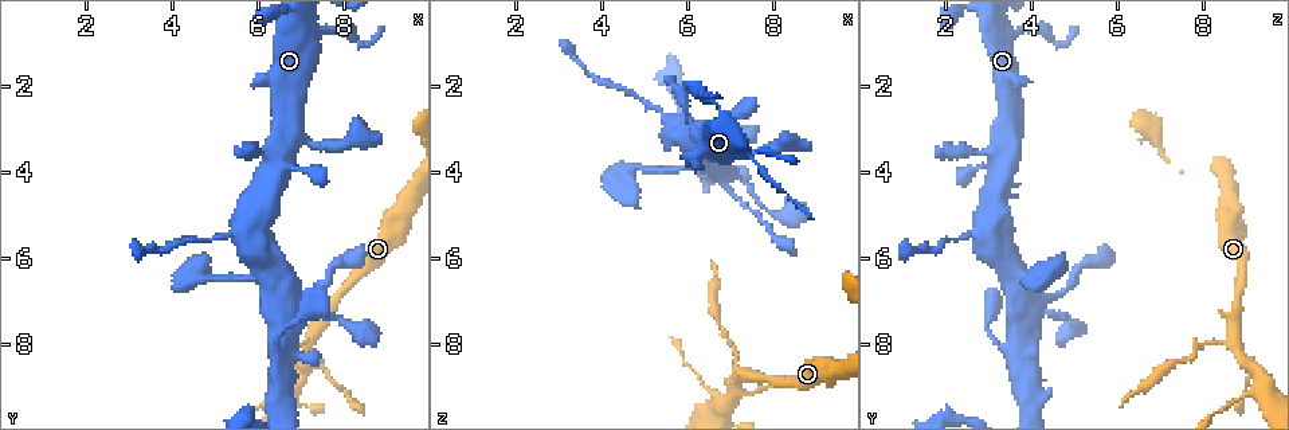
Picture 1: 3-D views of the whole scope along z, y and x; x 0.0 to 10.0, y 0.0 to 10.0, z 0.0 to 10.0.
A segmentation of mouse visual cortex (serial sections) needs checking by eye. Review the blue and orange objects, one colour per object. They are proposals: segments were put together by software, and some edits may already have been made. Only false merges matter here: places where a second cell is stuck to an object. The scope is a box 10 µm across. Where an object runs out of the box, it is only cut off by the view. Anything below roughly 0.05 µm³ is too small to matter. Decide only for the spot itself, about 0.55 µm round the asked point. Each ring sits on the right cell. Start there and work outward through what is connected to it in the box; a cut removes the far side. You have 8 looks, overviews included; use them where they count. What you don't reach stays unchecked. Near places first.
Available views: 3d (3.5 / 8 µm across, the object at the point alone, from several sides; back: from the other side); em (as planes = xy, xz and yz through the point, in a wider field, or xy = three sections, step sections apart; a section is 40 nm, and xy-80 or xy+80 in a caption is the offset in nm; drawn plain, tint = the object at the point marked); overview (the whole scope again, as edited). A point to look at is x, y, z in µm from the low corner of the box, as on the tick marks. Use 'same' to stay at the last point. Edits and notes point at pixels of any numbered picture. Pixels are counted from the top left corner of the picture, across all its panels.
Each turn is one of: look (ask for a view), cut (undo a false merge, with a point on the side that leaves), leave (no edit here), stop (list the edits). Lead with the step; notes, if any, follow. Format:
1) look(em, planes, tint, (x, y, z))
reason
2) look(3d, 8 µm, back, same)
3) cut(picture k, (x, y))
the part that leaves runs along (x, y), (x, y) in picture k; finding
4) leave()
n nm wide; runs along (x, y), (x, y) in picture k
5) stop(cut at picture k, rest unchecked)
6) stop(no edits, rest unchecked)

look(3d, 3.5 µm, (7.30, 7.95, 8.75))
branch point

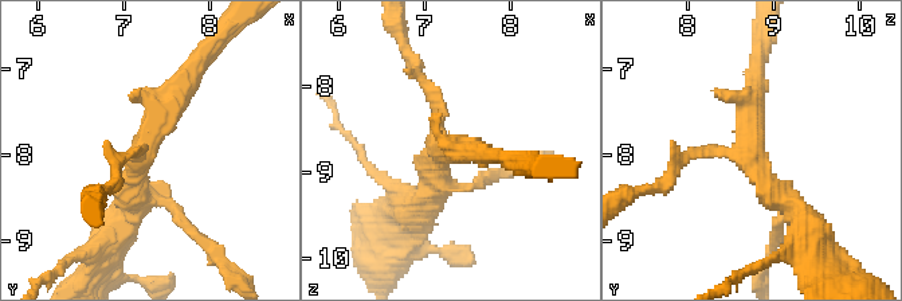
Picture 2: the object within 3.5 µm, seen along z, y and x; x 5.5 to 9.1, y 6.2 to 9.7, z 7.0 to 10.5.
look(em, xy, step 3, tint, (7.20, 8.00, 8.75))
shape alone is not enough

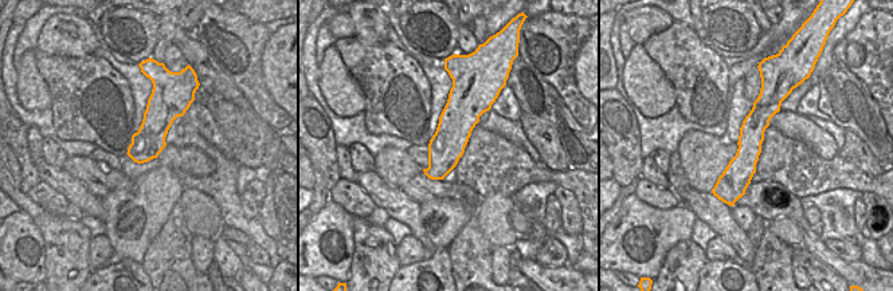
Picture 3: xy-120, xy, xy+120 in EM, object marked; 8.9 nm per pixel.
cut(picture 2, (667, 178))
arms of 150, 250, 300 nm; two cells meet here

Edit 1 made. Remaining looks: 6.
look(overview)
see it whole again

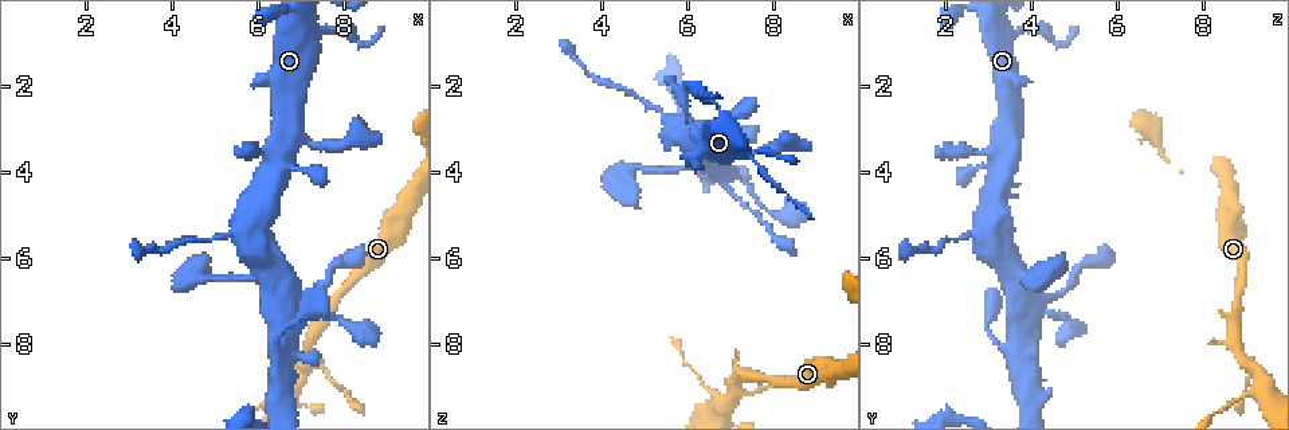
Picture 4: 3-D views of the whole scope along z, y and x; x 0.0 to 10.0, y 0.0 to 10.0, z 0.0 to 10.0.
look(3d, 3.5 µm, (5.65, 5.45, 2.85))
abrupt turn

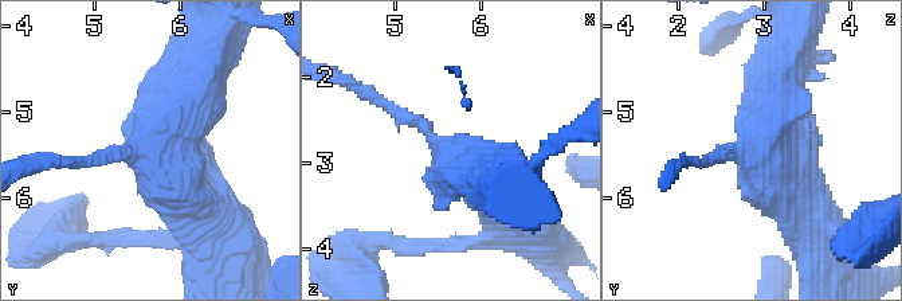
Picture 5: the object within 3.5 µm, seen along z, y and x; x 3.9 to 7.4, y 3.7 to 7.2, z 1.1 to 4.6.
look(em, xy, step 3, plain, (5.60, 5.45, 2.85))

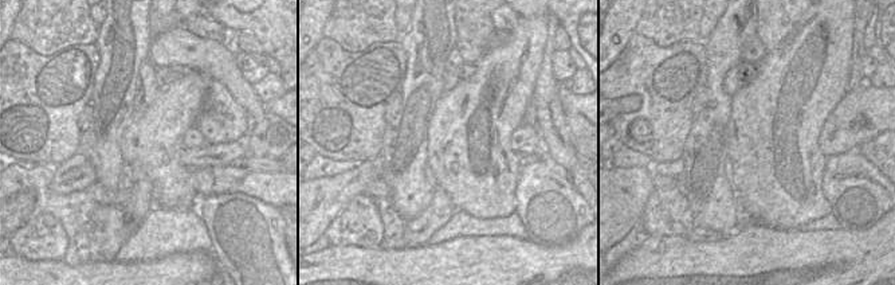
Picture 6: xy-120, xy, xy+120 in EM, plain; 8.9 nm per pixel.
look(em, xy, step 3, tint, same)

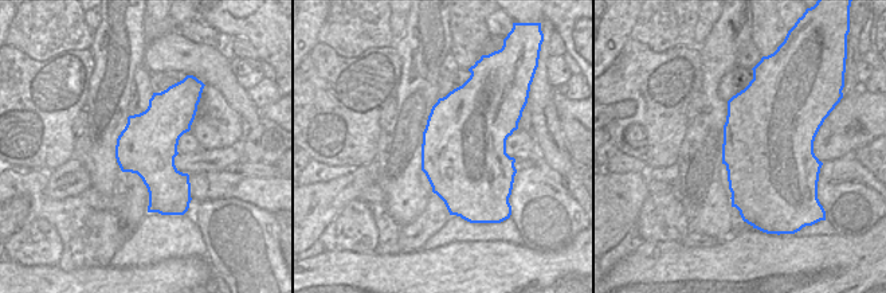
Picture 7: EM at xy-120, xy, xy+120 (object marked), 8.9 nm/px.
leave()
750 nm wide; runs along (780, 67), (769, 159), (807, 217) in picture 5; all the same cell

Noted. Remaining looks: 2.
look(em, xy, step 5, tint, (4.60, 6.45, 4.00))
abrupt turn

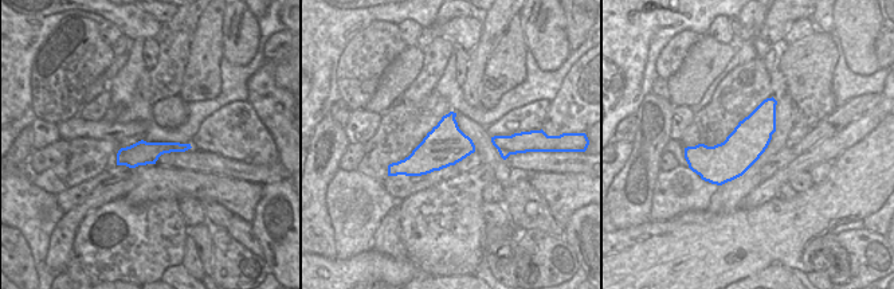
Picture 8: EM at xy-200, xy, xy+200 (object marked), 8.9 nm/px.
look(3d, 3.5 µm, back, same)

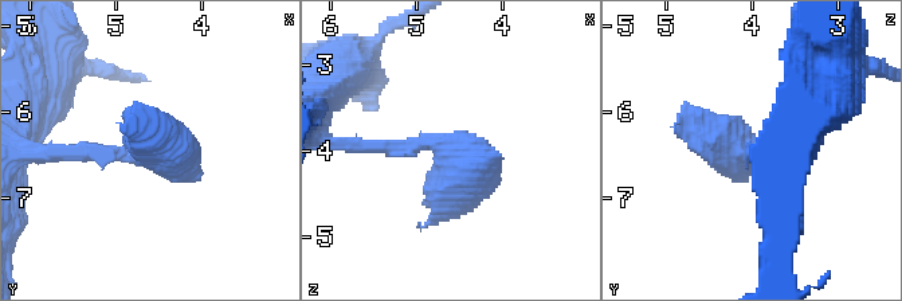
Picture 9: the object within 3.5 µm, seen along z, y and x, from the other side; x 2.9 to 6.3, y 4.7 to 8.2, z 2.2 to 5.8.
leave()
380 nm wide; runs along (184, 147), (163, 147), (120, 161) in picture 8; all the same cell

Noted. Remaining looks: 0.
stop(cut at picture 2, rest unchecked)

